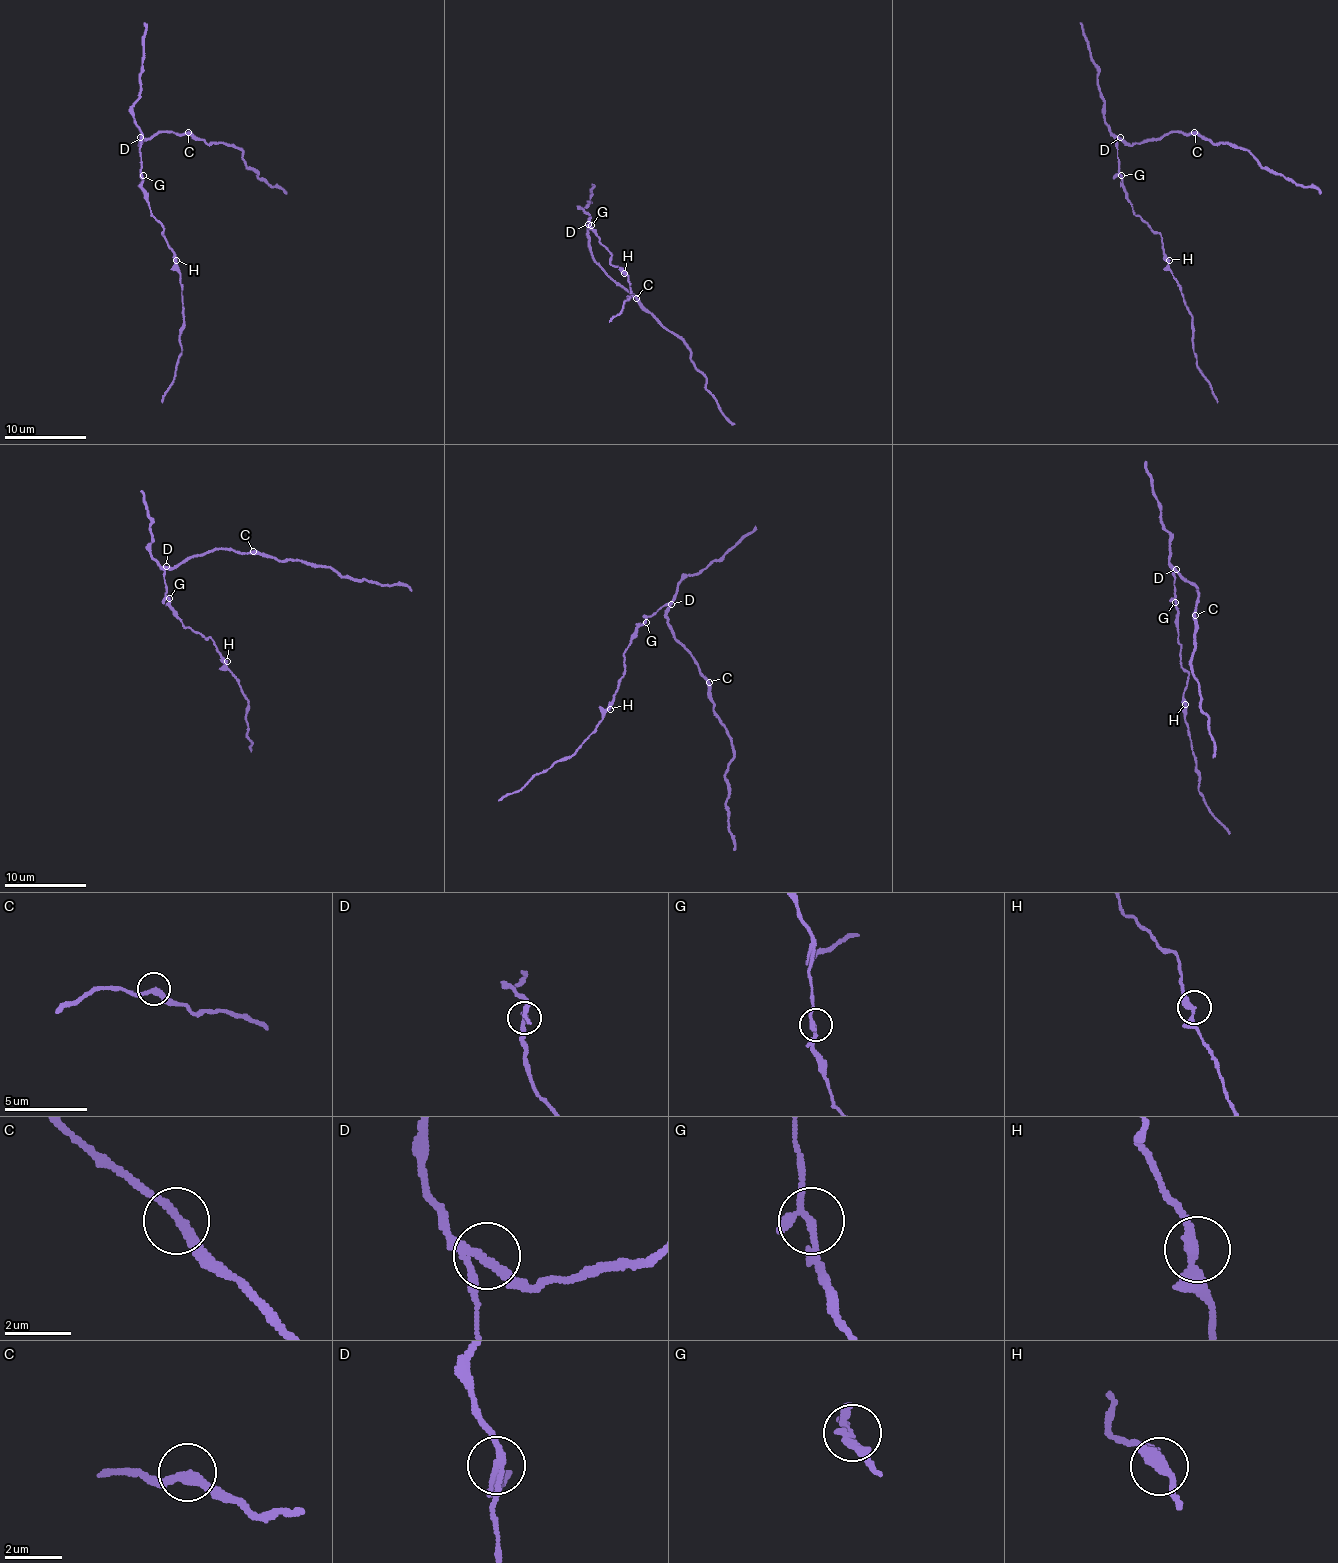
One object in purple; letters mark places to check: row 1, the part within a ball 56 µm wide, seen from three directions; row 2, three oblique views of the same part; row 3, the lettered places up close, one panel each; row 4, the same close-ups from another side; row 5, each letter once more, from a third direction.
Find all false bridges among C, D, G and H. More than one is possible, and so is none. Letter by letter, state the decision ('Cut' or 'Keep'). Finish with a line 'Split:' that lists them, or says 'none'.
C: Keep
D: Keep
G: Keep
H: Keep
Split: none

